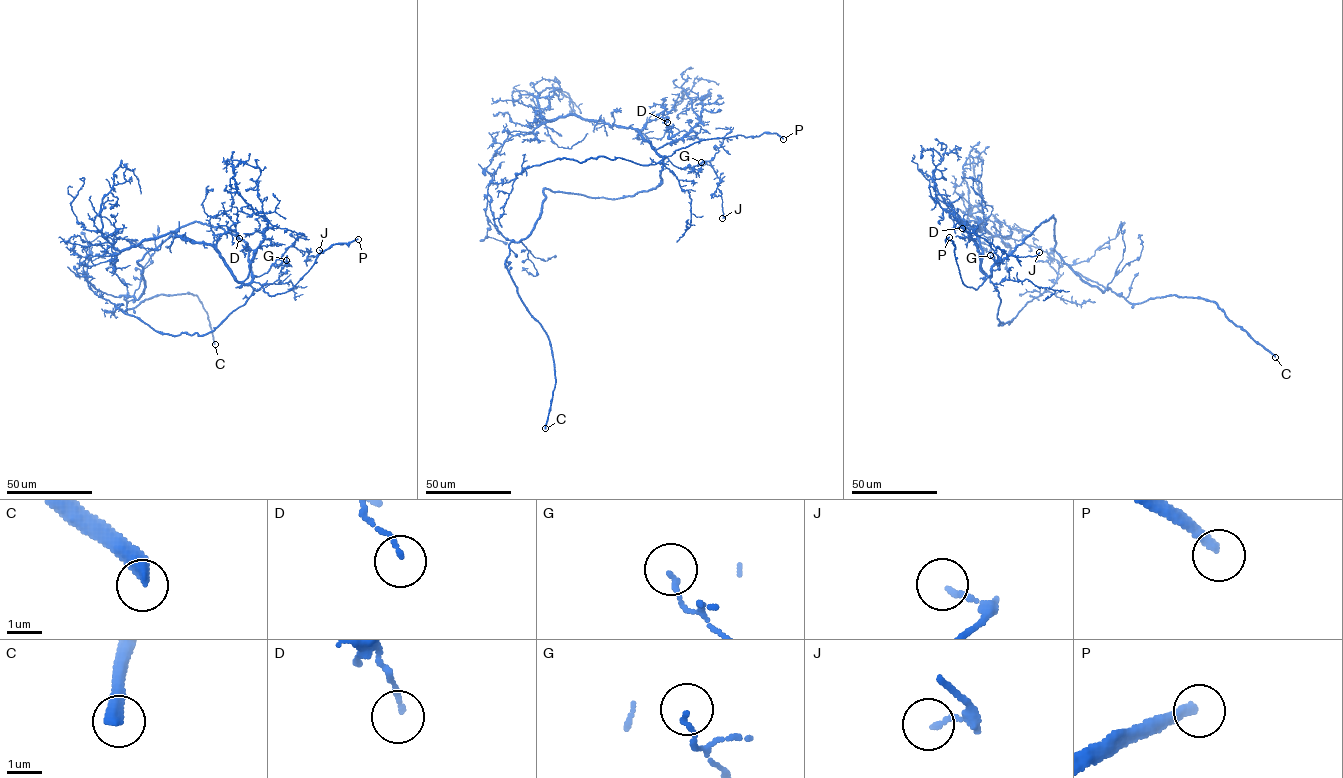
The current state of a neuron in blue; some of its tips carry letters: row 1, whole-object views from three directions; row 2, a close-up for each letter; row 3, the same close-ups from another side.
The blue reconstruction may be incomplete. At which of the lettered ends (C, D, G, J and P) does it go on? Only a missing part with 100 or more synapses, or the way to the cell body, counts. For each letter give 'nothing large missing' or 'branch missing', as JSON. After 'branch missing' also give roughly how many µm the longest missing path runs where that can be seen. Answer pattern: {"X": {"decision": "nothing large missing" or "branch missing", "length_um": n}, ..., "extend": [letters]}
{"C": {"decision": "branch missing", "length_um": 350}, "D": {"decision": "nothing large missing"}, "G": {"decision": "nothing large missing"}, "J": {"decision": "nothing large missing"}, "P": {"decision": "branch missing", "length_um": 20}, "extend": ["C", "P"]}

